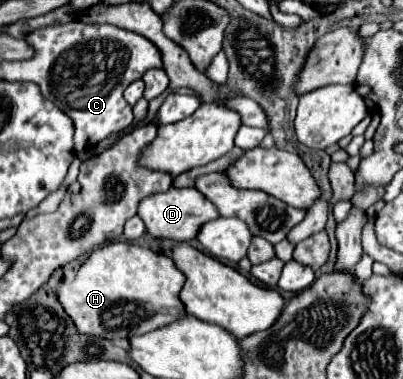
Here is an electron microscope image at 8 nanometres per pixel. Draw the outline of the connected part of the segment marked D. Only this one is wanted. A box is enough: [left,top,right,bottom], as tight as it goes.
[139,187,219,241]

